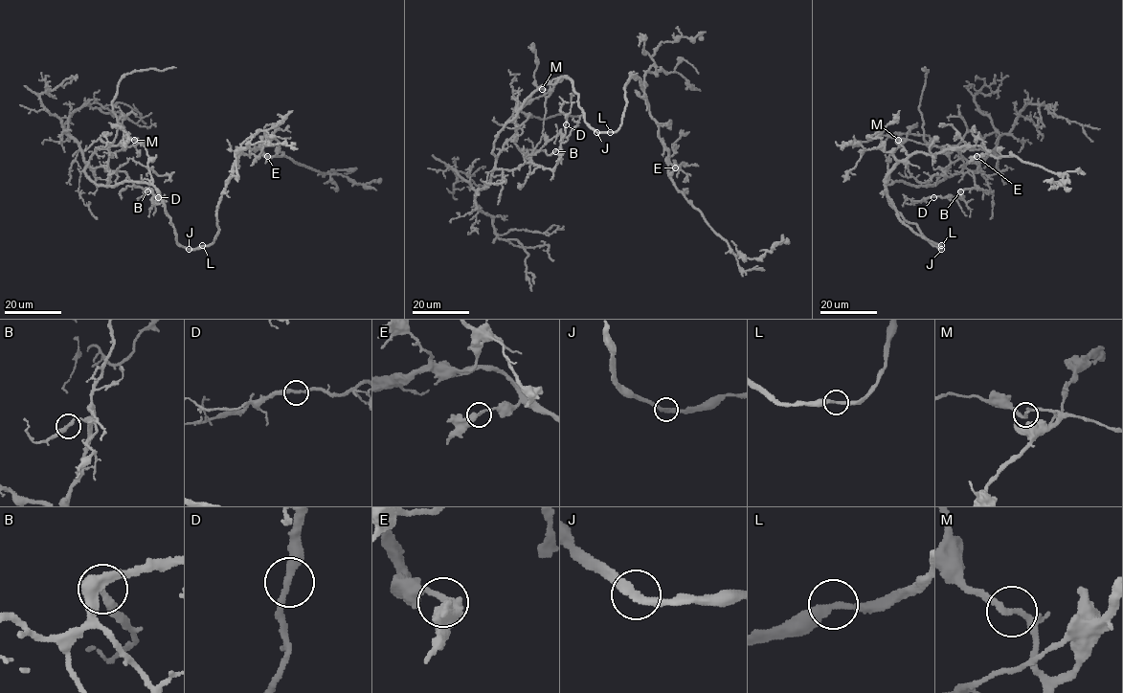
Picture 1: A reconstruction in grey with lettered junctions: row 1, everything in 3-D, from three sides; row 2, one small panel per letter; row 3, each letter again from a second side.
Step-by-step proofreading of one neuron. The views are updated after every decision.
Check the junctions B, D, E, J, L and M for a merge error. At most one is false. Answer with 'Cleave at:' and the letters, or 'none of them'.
Cleave at: none of them

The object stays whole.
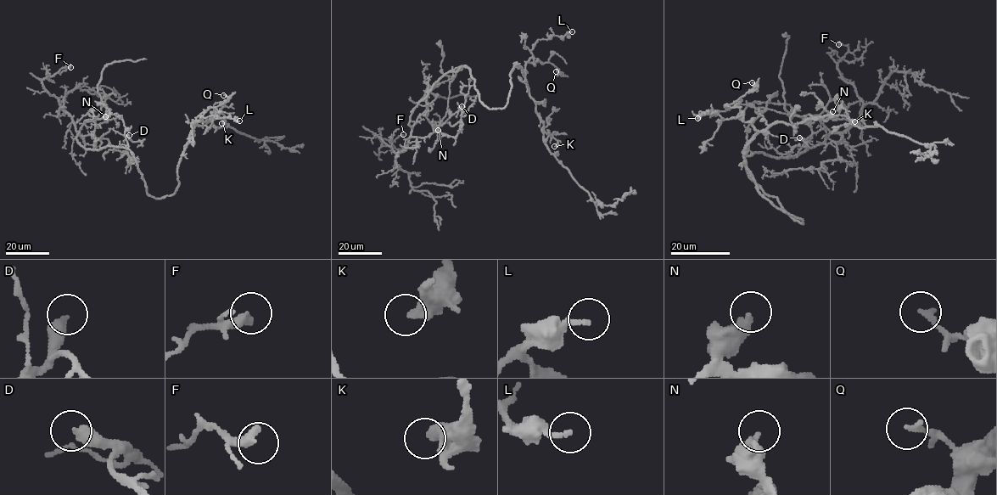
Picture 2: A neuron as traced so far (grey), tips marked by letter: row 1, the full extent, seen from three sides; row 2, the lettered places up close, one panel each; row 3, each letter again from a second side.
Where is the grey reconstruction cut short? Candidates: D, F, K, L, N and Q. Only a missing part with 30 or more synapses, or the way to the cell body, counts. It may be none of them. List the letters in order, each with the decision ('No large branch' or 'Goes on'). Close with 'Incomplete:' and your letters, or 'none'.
D: No large branch
F: No large branch
K: No large branch
L: No large branch
N: No large branch
Q: No large branch
Incomplete: none

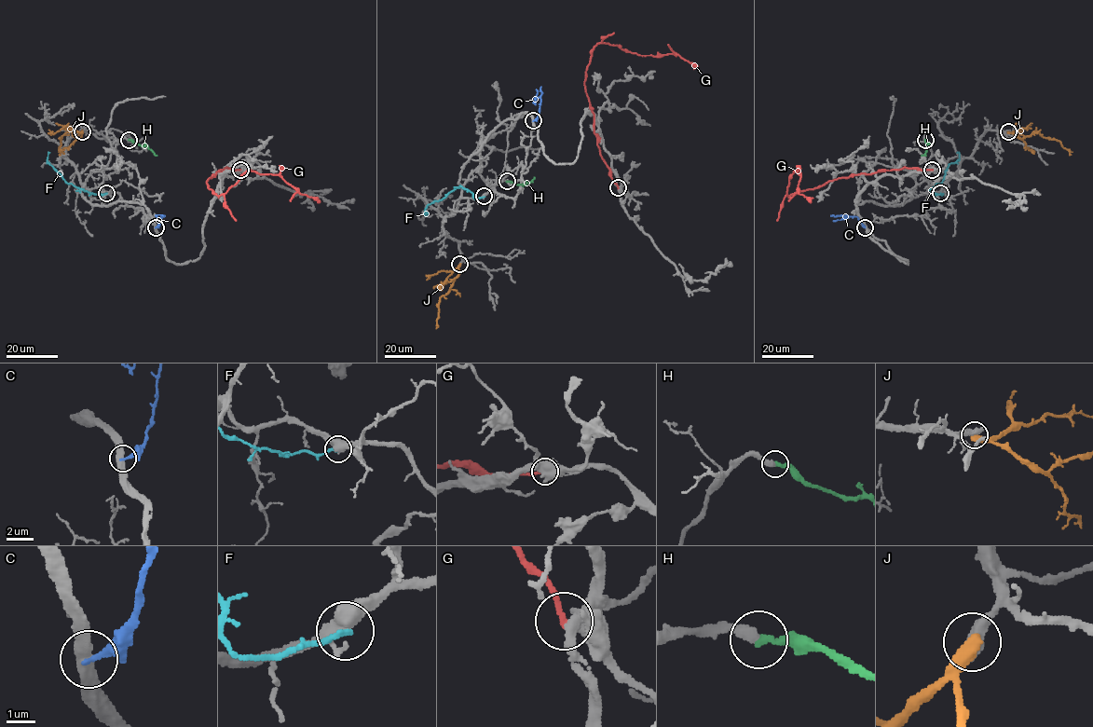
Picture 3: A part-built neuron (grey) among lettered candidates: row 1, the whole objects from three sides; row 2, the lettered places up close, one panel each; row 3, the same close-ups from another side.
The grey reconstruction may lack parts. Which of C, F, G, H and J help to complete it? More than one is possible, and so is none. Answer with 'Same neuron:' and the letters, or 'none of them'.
Same neuron: H

